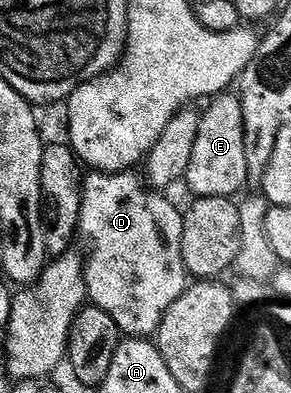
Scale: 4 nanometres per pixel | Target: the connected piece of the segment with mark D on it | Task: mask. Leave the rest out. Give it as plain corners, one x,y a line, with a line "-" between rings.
124,172
121,174
88,173
83,180
83,199
81,200
81,212
79,213
79,229
77,234
80,239
82,237
87,238
87,246
91,249
91,255
86,255
85,265
83,267
83,275
87,281
88,299
90,299
97,308
109,312
109,316
113,316
117,328
124,335
147,340
152,336
158,335
159,325
165,316
165,312
169,312
171,305
186,292
189,285
189,275
182,260
184,211
179,211
169,199
163,198
167,196
152,190
151,187
147,185
146,181
144,181
140,175
138,178
137,175
138,173
135,172

